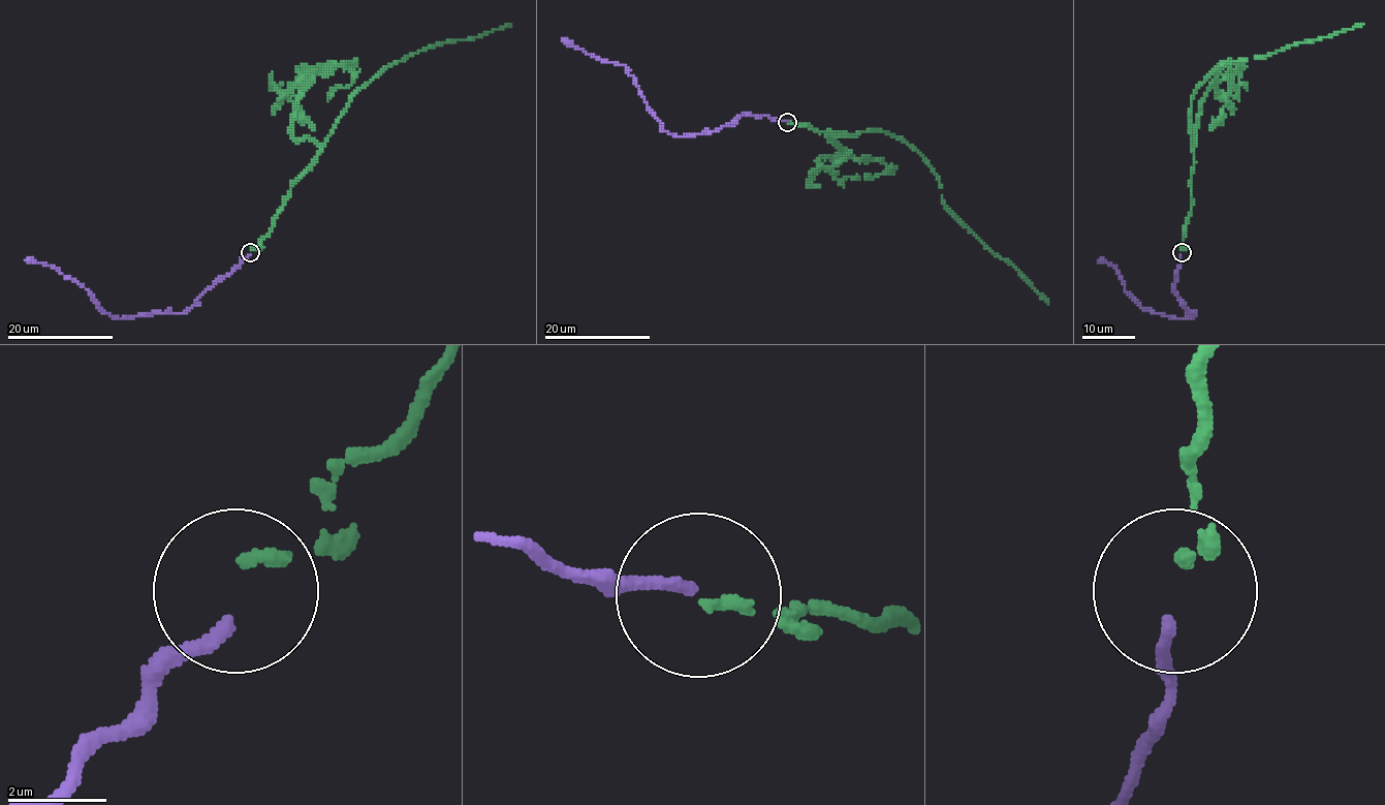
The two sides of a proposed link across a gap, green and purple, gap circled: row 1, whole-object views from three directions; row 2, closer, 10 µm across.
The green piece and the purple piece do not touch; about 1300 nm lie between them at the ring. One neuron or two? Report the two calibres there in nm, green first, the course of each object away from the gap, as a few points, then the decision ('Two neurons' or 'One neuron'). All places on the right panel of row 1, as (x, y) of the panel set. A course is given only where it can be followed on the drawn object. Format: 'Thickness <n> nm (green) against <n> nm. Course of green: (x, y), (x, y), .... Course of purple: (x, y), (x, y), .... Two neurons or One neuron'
Thickness 280 nm (green) against 280 nm. Course of green: (1183, 249), (1193, 163), (1190, 105), (1197, 88), (1229, 63), (1260, 58), (1362, 23). Course of purple: (1181, 254), (1174, 292), (1193, 316), (1145, 310), (1124, 288), (1113, 265), (1099, 259). One neuron

